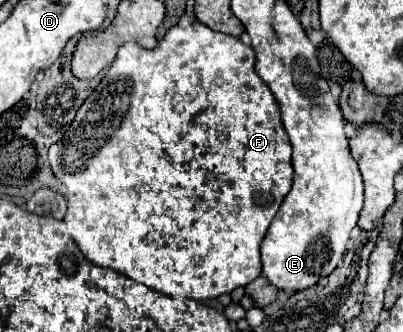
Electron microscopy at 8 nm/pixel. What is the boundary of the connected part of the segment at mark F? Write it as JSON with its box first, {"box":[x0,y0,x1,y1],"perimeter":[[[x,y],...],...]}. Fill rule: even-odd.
{"box":[48,22,294,300],"perimeter":[[[194,22],[188,28],[172,26],[154,50],[146,50],[138,44],[120,46],[110,70],[106,72],[94,94],[90,94],[88,100],[80,106],[74,122],[64,132],[64,138],[58,144],[50,146],[48,156],[52,172],[68,190],[68,212],[62,222],[66,222],[68,236],[74,238],[82,254],[96,266],[112,268],[126,274],[136,284],[144,284],[168,296],[184,296],[192,300],[218,298],[220,294],[232,292],[238,286],[250,284],[262,274],[262,236],[268,232],[268,226],[274,220],[282,200],[290,192],[294,175],[292,148],[280,120],[278,102],[264,80],[260,80],[260,76],[254,72],[254,50],[246,46],[240,38],[214,32],[200,22]]]}

